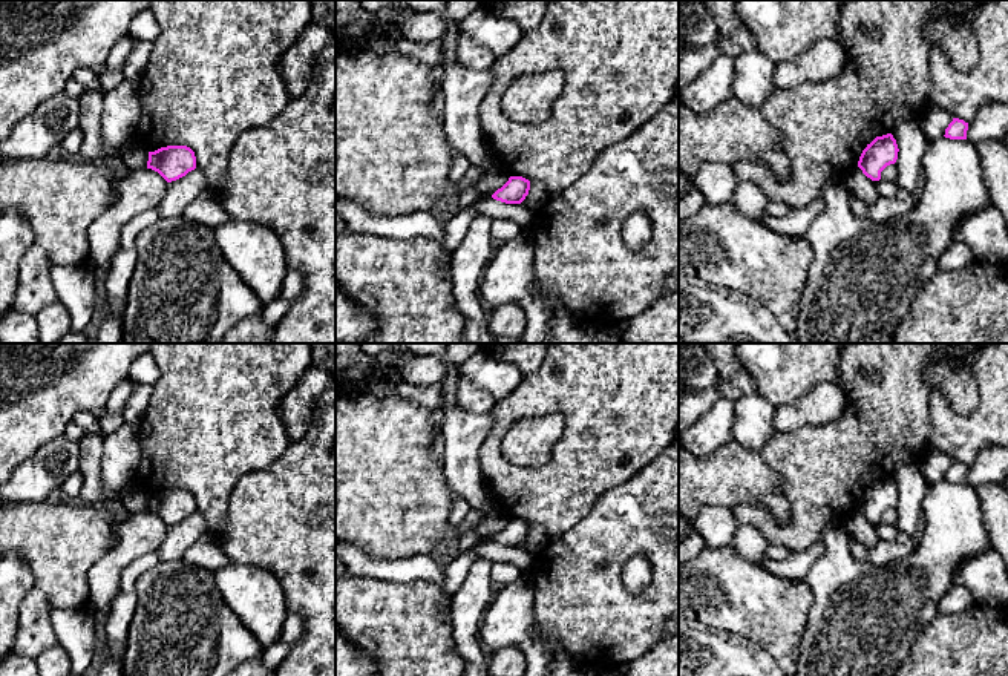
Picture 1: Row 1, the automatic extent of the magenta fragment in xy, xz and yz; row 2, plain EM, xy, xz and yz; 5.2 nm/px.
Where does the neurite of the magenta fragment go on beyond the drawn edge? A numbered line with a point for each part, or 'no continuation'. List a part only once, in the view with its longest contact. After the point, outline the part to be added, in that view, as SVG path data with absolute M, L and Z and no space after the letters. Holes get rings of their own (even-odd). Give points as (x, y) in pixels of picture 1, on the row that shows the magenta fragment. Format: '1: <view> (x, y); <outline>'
no continuation

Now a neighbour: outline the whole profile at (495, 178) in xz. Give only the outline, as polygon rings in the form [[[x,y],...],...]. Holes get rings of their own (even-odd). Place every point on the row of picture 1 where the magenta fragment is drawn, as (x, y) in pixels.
[[[493,166],[489,172],[483,173],[483,176],[472,185],[479,198],[492,198],[492,195],[501,189],[510,175],[501,170],[498,166]]]

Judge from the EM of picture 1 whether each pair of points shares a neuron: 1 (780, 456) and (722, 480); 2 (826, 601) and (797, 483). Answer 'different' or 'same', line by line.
1: different
2: different

